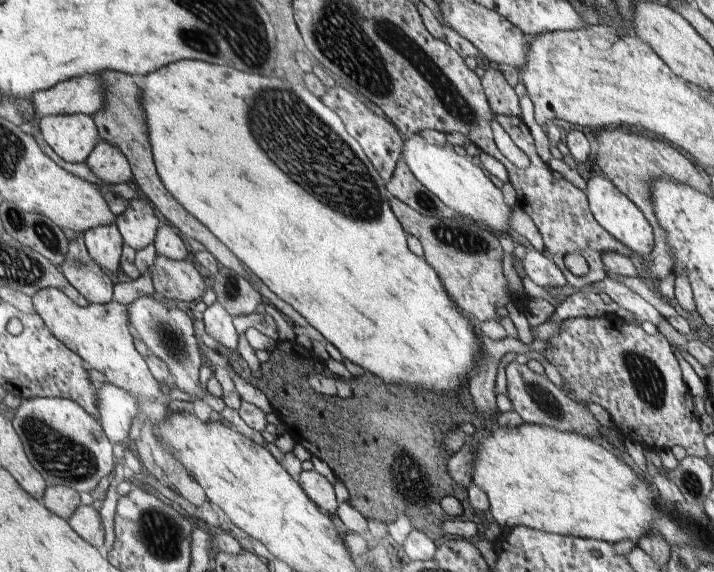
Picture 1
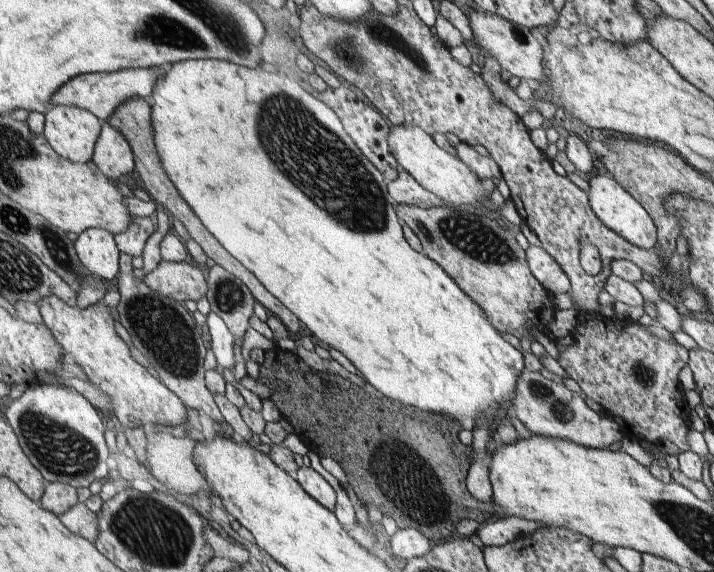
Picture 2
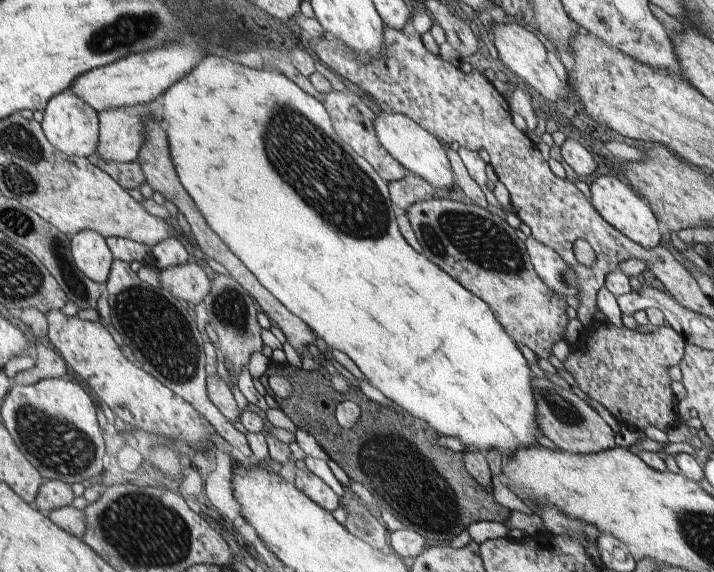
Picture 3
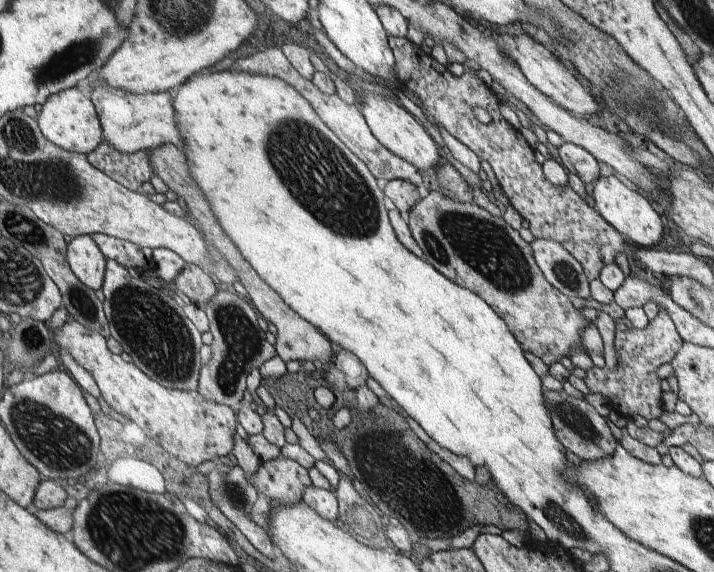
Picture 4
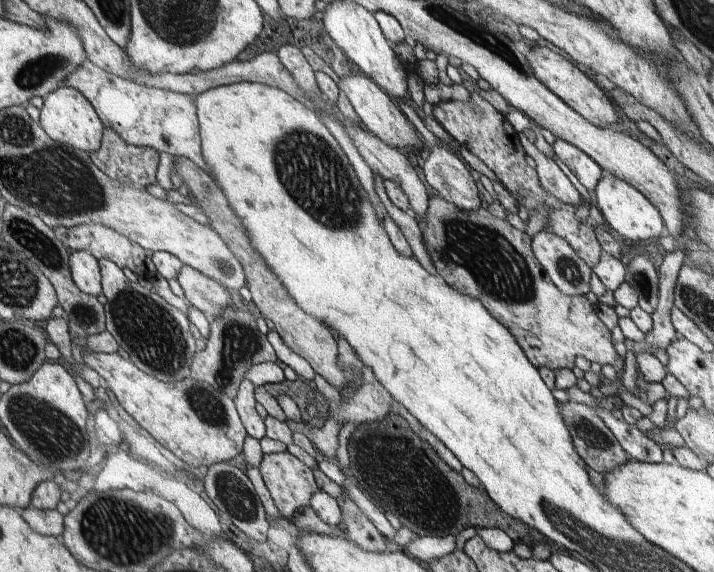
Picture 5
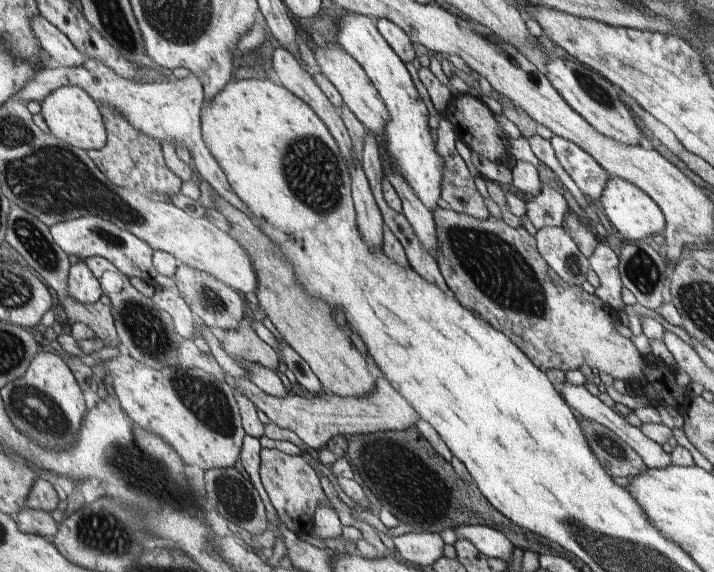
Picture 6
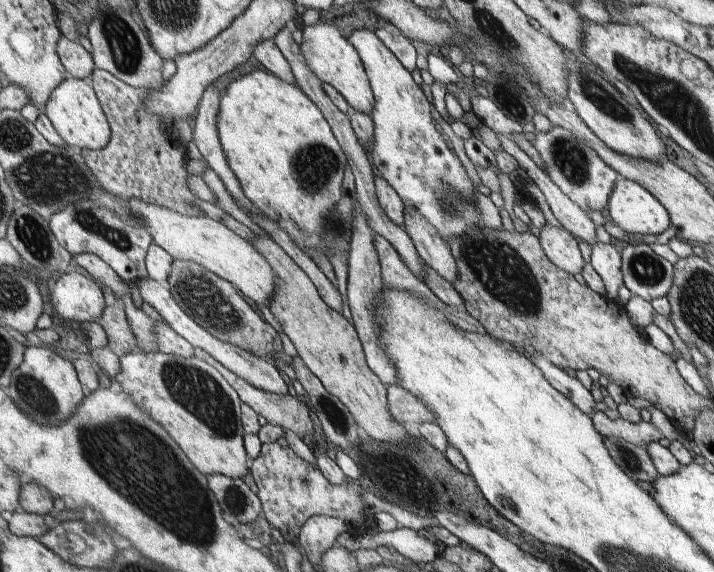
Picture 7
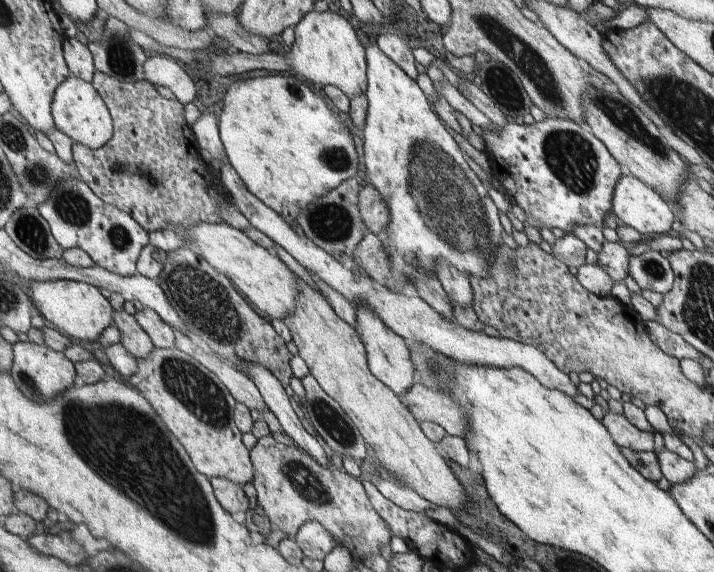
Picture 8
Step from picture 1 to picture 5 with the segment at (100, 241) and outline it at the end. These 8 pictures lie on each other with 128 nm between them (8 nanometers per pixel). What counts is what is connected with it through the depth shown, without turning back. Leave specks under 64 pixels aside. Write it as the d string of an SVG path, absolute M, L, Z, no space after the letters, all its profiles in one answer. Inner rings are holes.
M78 250L69 254L69 267L76 286L82 292L96 297L102 294L98 258L93 253Z

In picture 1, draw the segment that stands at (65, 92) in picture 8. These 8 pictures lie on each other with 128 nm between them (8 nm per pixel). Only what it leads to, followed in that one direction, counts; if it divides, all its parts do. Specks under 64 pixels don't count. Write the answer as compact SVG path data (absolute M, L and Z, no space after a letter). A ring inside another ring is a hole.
M91 115L44 116L38 122L48 146L66 162L85 162L100 142L97 123Z

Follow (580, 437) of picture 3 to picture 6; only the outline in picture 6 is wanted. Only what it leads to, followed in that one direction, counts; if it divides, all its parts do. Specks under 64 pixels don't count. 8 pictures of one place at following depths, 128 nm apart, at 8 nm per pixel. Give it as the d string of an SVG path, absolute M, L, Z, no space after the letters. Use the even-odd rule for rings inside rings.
M582 418L582 432L592 454L596 454L610 476L634 478L648 470L635 450L599 422Z

